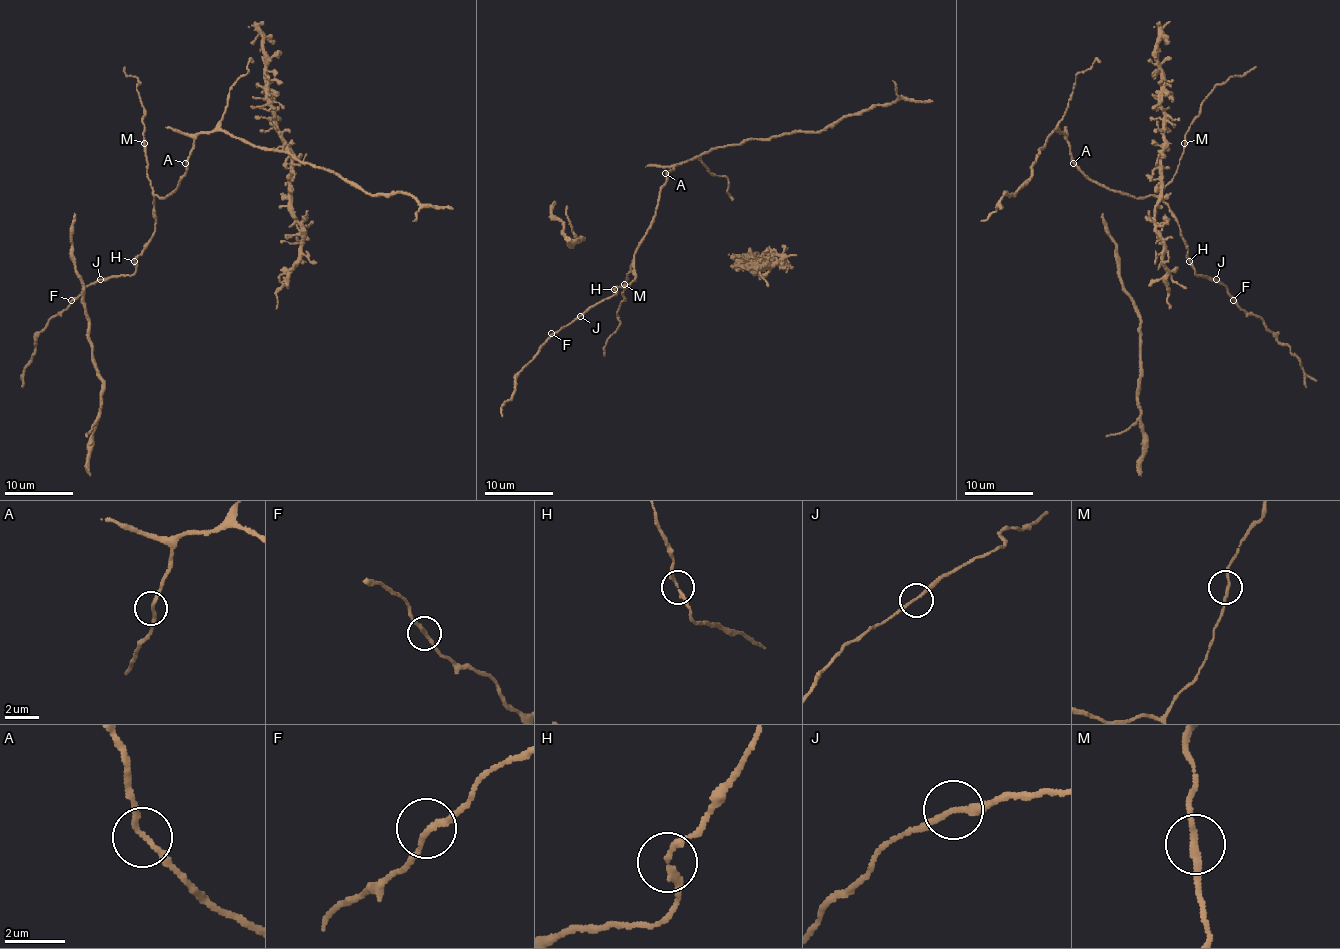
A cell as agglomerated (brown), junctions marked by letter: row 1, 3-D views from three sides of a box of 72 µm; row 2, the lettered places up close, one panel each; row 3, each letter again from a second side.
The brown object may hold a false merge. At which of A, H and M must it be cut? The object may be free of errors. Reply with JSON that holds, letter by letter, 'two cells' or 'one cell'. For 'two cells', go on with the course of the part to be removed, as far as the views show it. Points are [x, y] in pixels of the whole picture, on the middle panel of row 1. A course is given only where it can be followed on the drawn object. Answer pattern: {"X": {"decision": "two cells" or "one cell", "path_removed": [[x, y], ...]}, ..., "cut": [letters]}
{"A": {"decision": "one cell"}, "H": {"decision": "one cell"}, "M": {"decision": "one cell"}, "cut": []}

